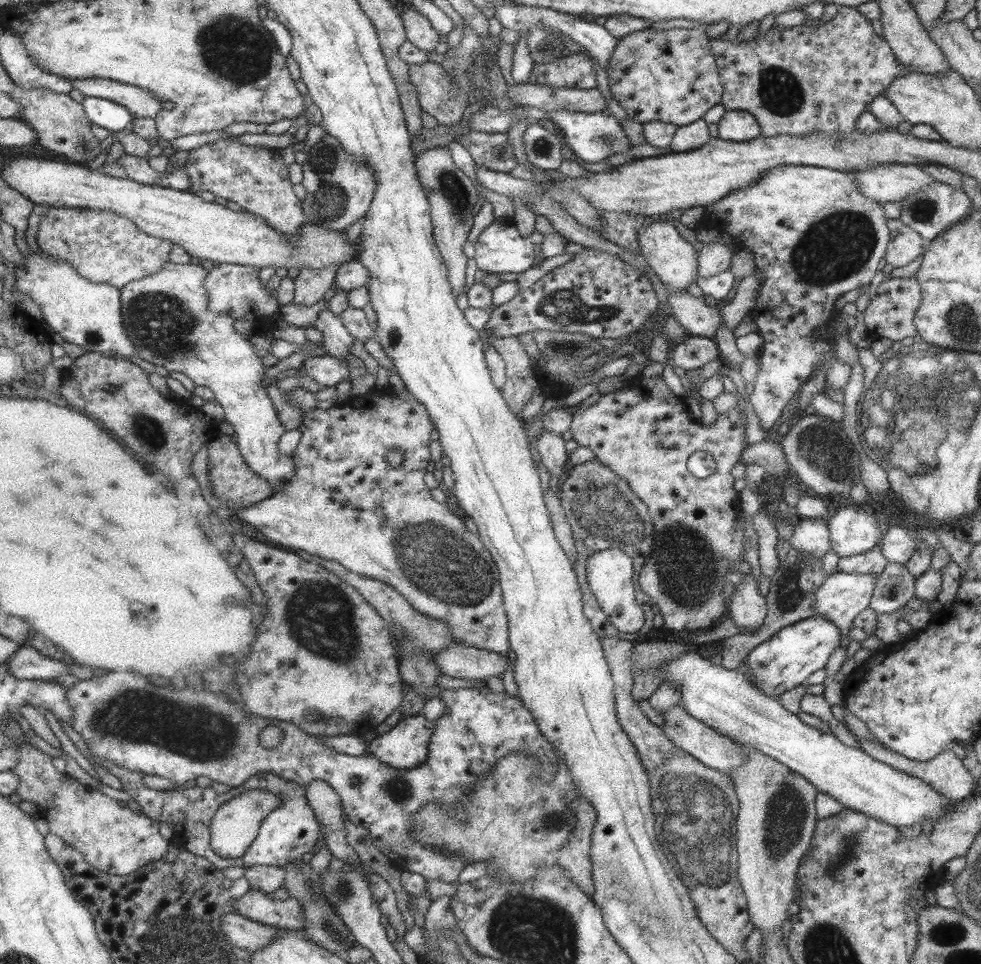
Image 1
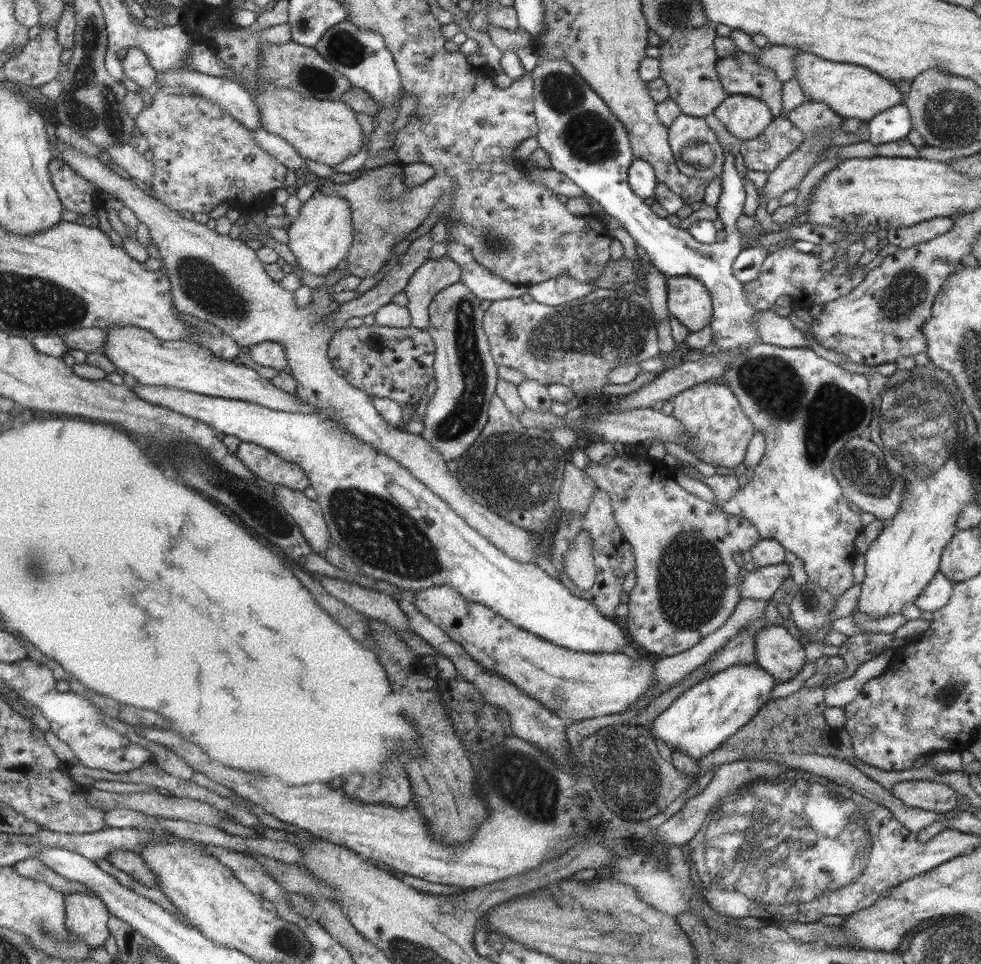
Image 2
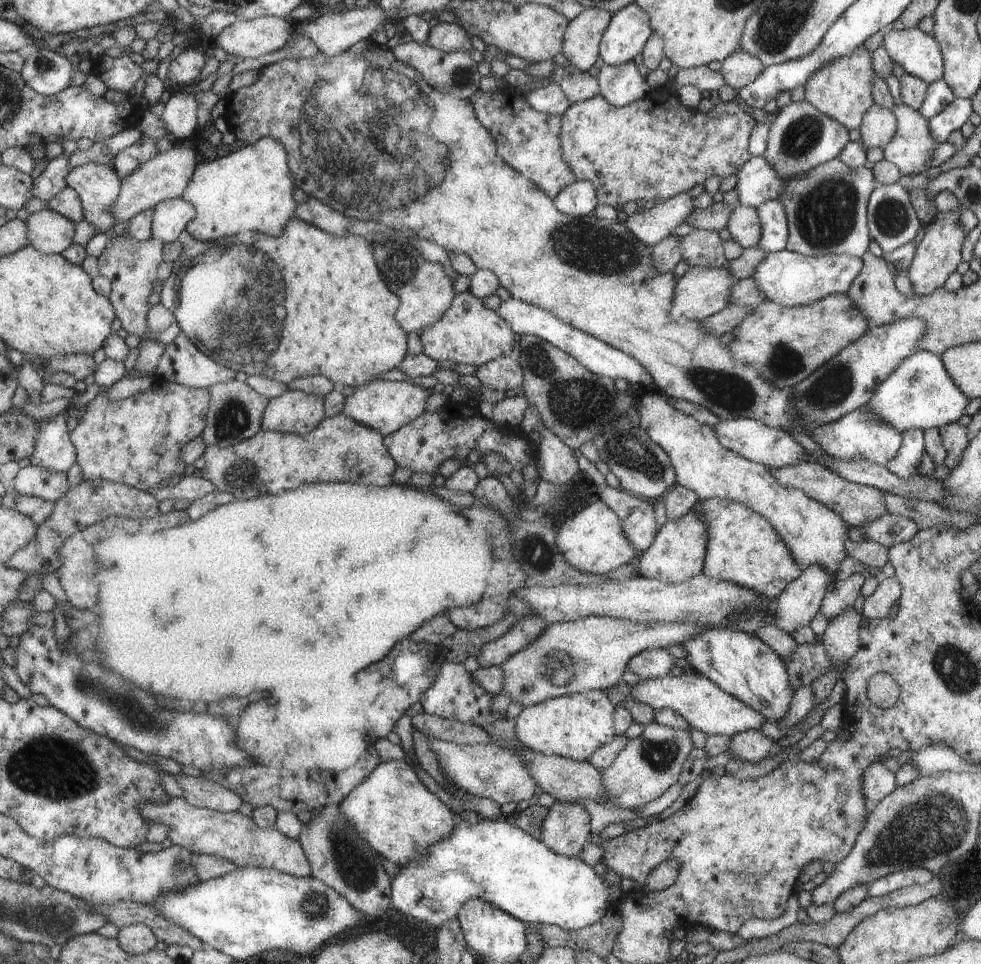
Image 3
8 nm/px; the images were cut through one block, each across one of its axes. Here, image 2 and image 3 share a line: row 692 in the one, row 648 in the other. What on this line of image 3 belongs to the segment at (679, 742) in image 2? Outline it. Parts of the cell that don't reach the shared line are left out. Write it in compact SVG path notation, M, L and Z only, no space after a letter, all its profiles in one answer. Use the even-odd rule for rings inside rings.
M709 626L681 646L686 652L684 658L692 667L692 672L705 676L724 692L759 711L765 720L777 722L786 714L795 692L790 688L786 667L777 653L769 649L755 634L729 627Z

